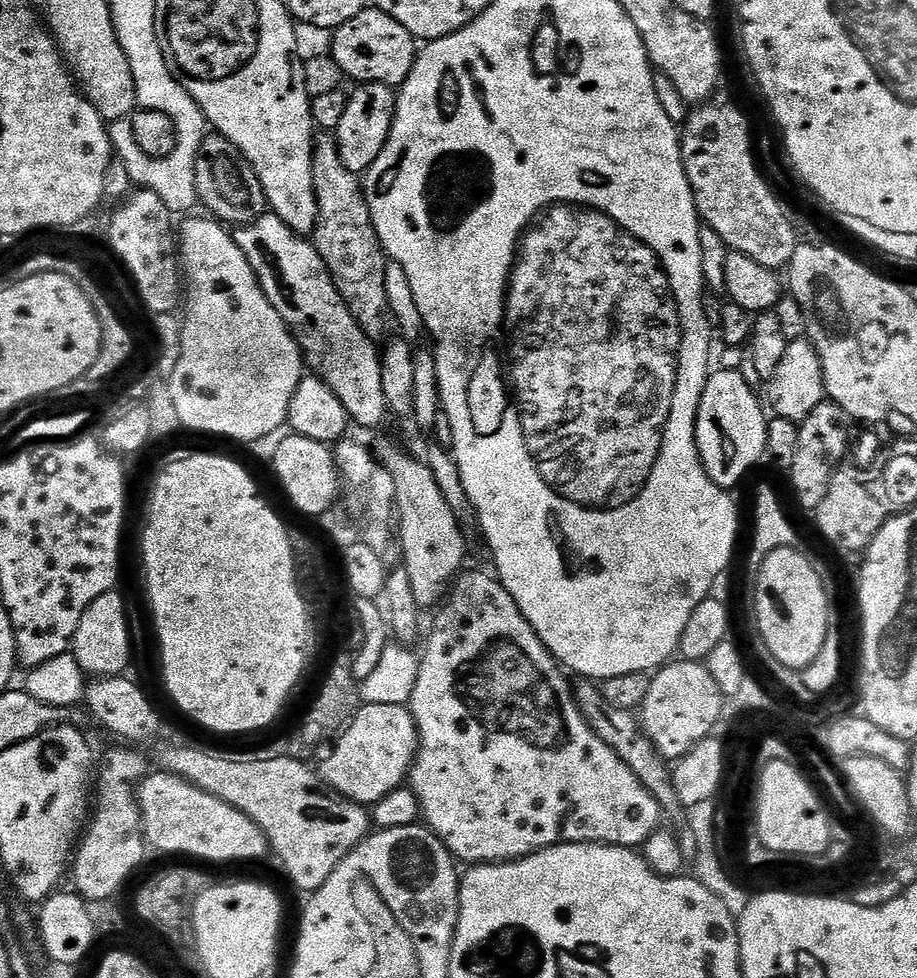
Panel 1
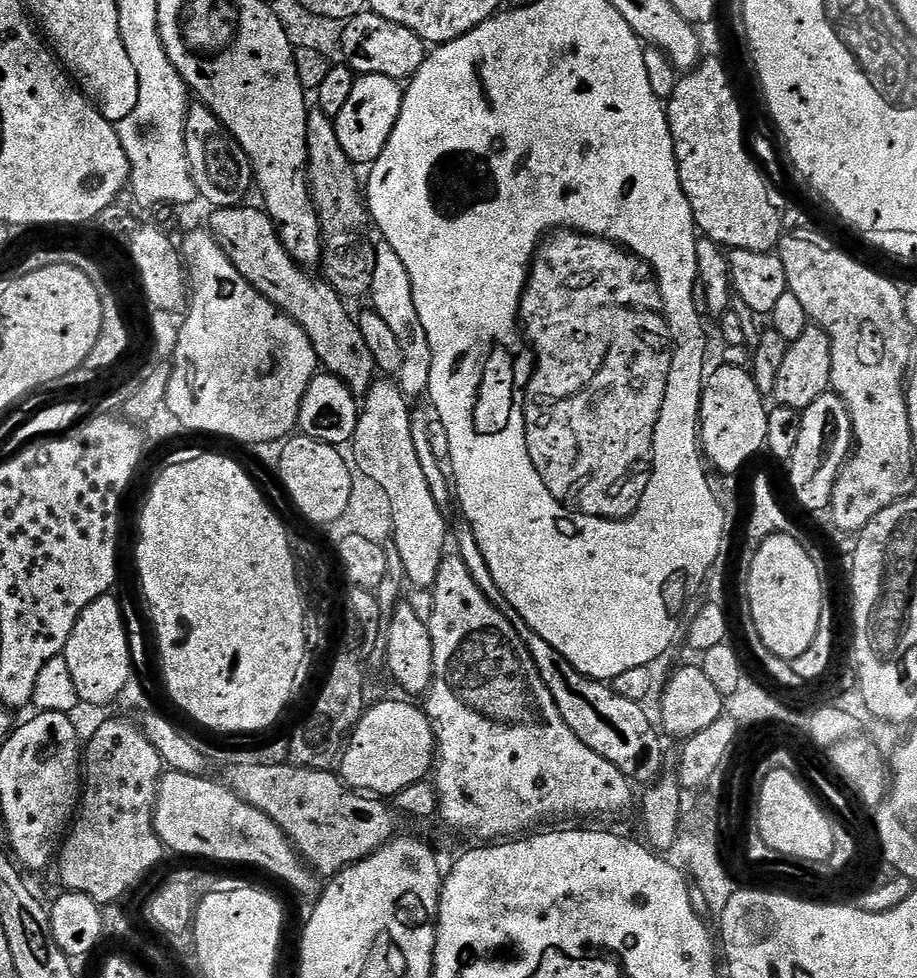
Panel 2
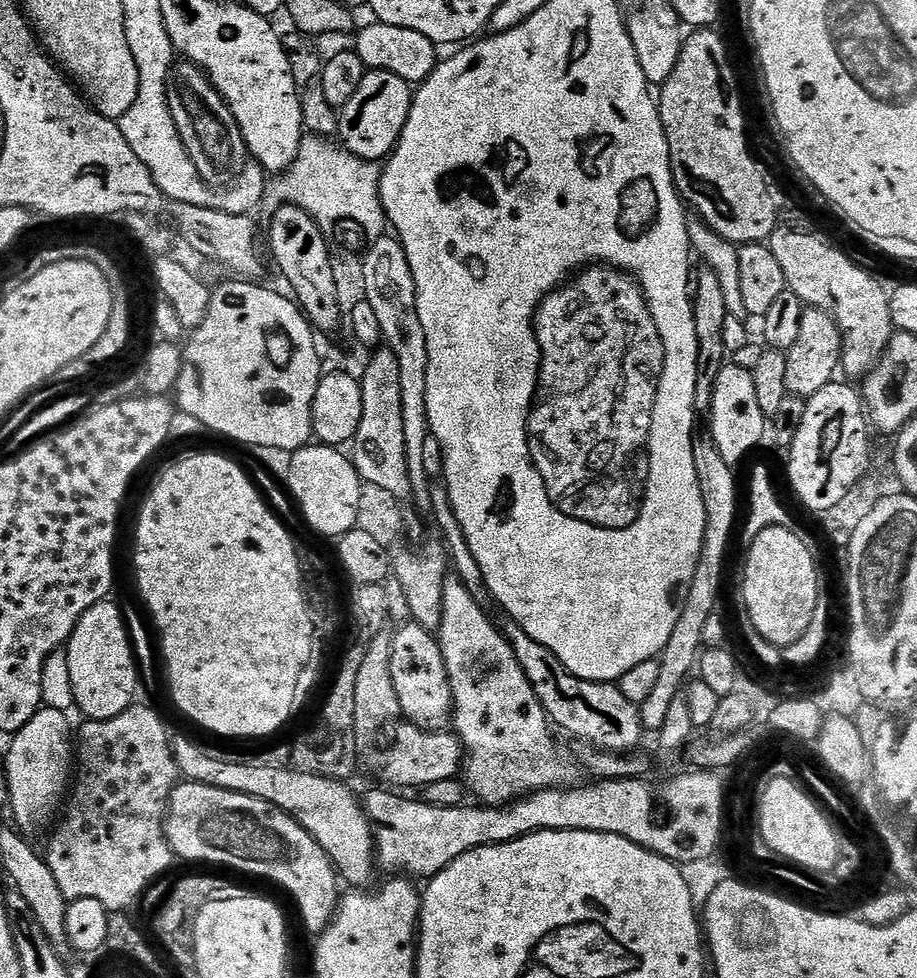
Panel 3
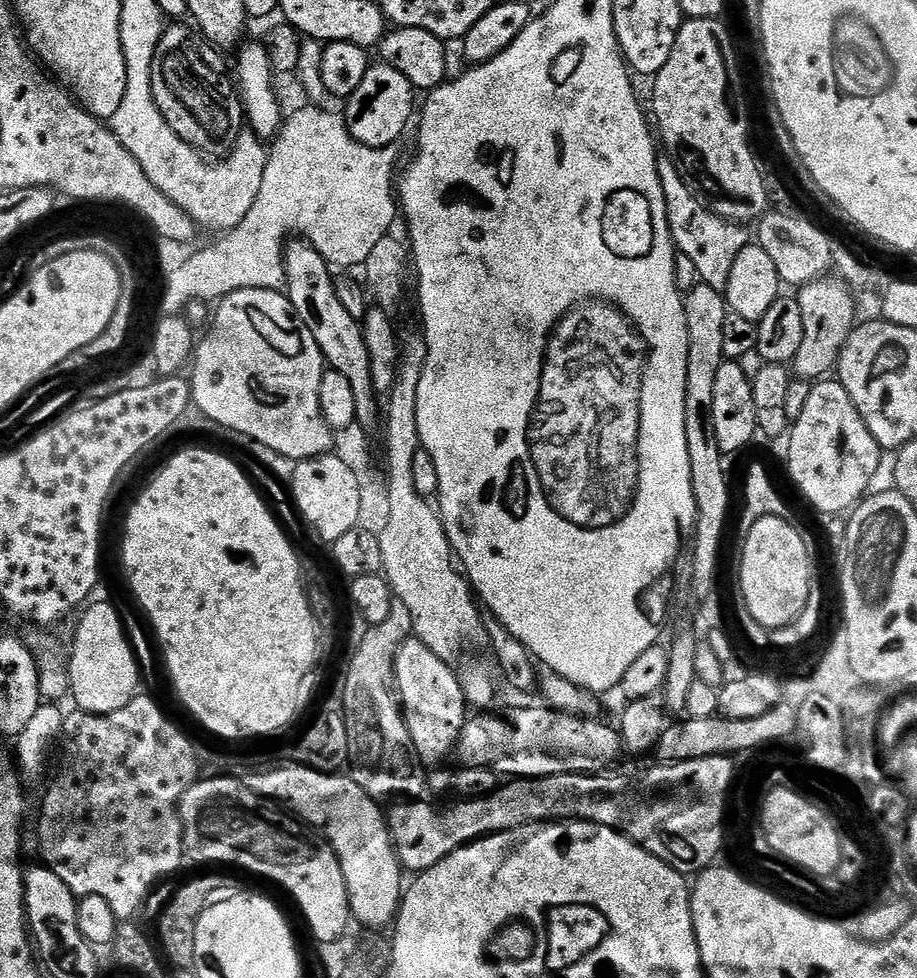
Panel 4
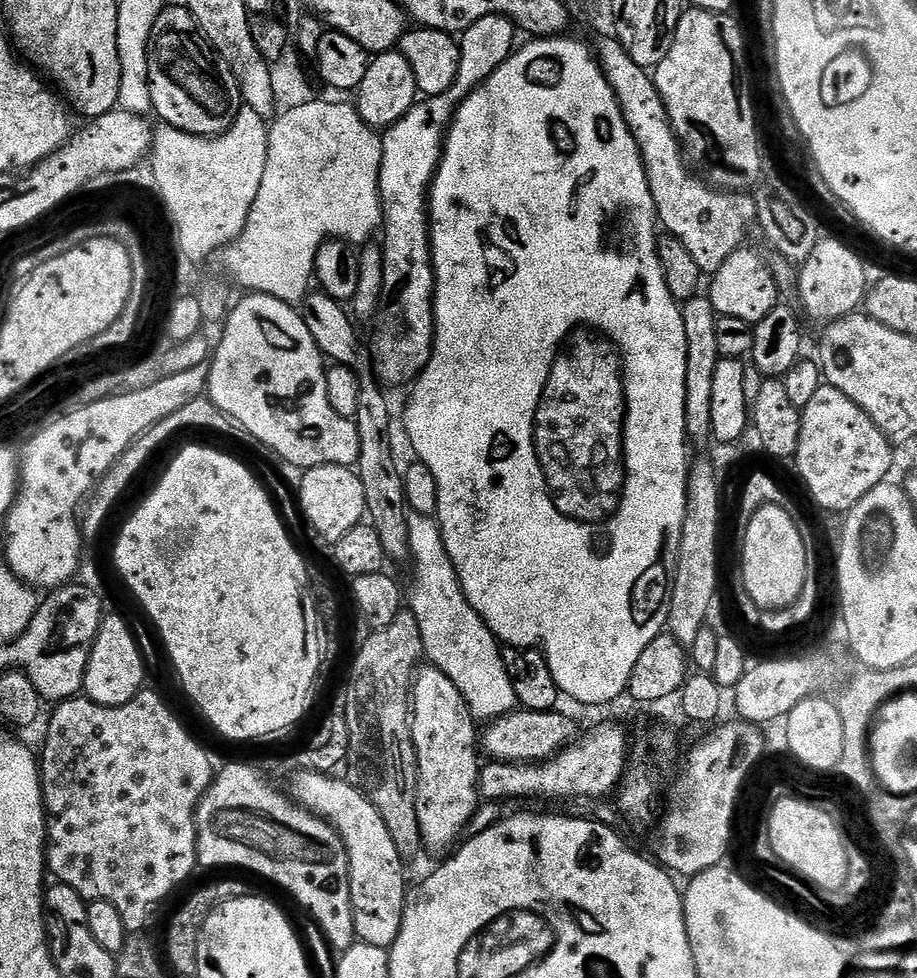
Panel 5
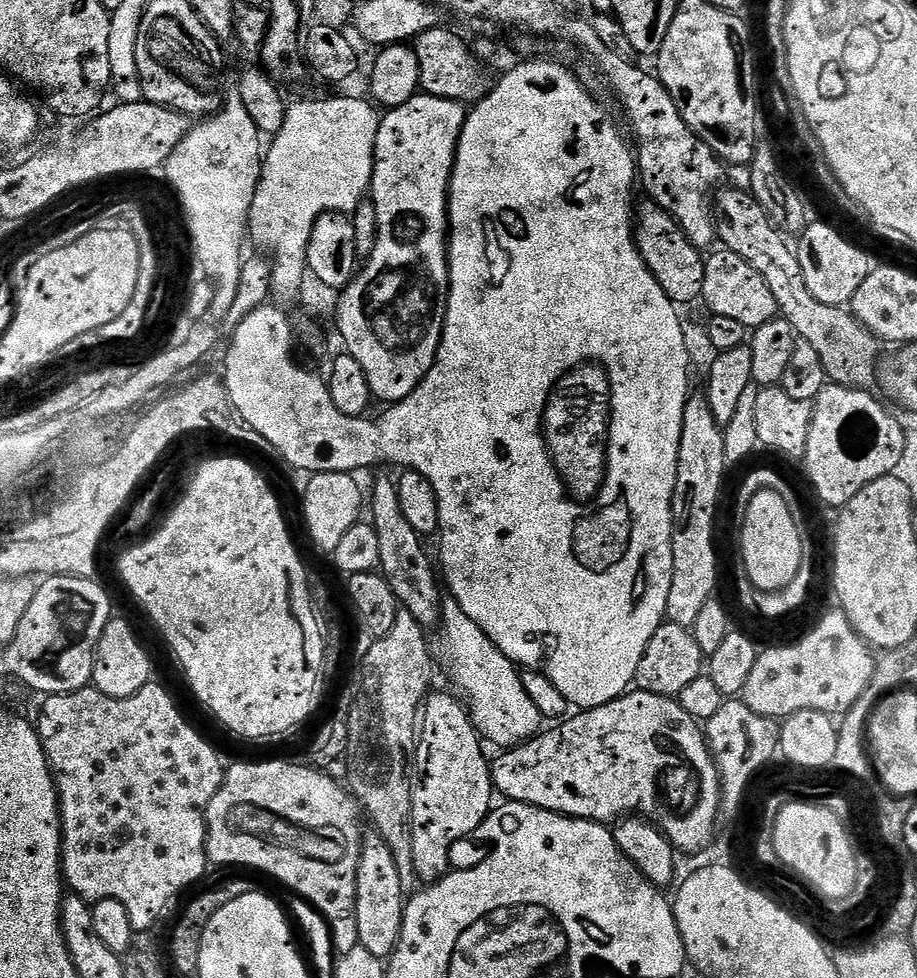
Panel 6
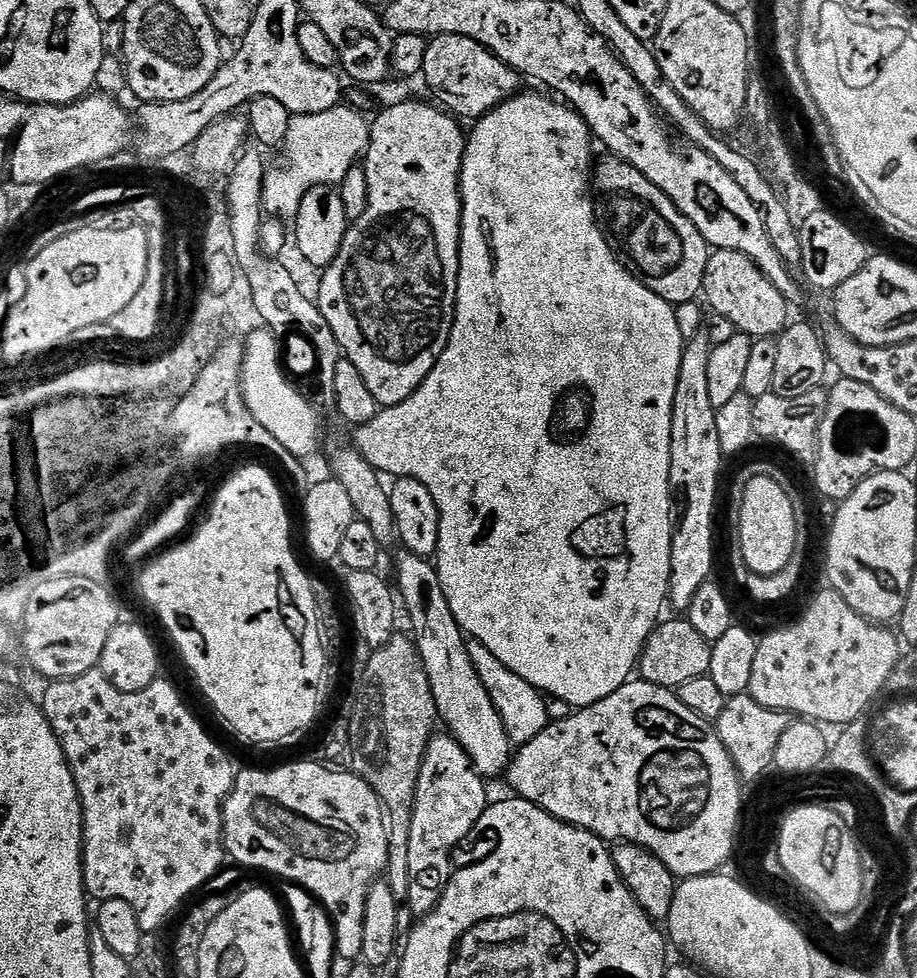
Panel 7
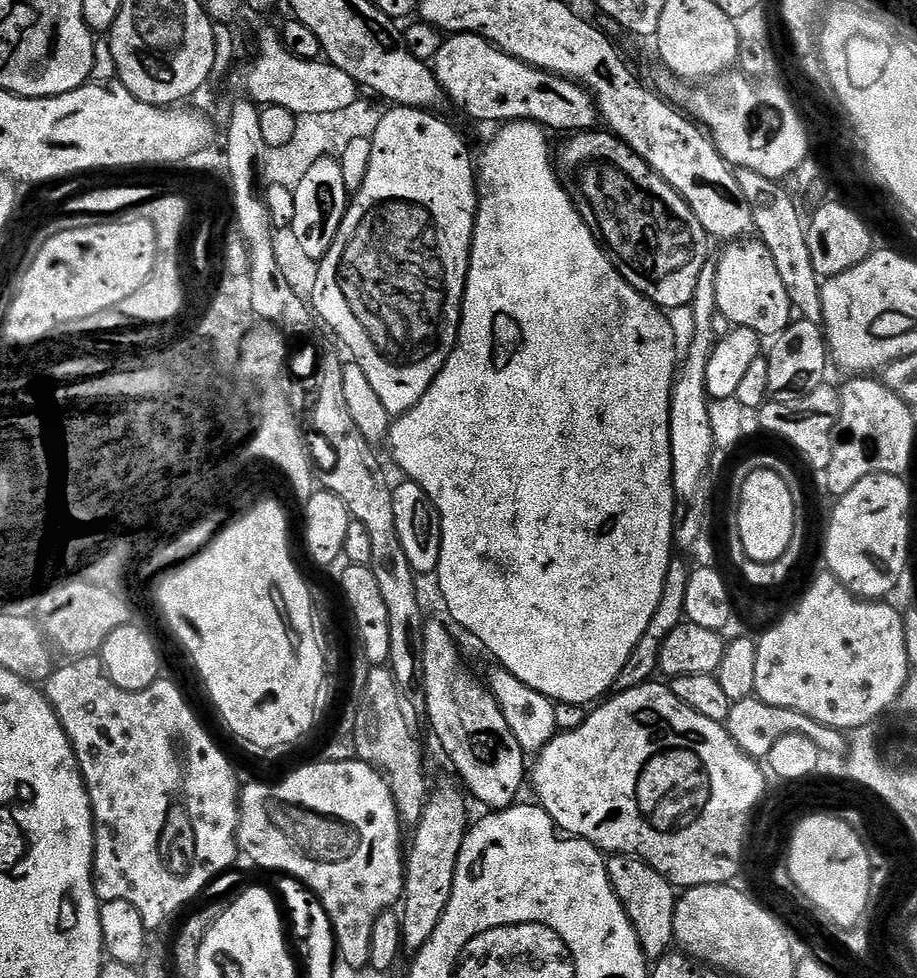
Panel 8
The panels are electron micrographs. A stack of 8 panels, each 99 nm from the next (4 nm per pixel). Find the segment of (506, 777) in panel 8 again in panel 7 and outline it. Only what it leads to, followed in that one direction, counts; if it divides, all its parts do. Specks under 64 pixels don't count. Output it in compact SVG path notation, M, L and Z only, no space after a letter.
M407 550L401 553L396 560L394 584L398 589L403 611L405 608L412 619L410 632L428 675L439 719L448 727L445 729L450 735L466 750L481 776L503 777L508 765L512 763L514 745L506 734L506 726L490 694L486 694L486 686L482 686L482 678L478 678L478 670L468 653L466 634L458 626L454 610L450 610L446 594L442 594L442 582L436 573L436 565L427 556L419 556Z

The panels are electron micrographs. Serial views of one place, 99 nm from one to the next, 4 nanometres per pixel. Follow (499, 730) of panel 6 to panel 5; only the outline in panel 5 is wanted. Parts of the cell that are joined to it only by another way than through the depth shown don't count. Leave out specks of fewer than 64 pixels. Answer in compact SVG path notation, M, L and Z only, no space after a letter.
M409 515L407 555L412 555L412 585L406 588L406 604L418 618L418 630L422 638L424 656L431 667L442 670L454 686L458 686L458 694L466 698L466 706L470 706L472 715L480 722L491 722L517 711L514 686L503 665L502 645L496 635L482 622L482 618L466 602L466 594L458 582L458 573L454 570L454 562L450 562L450 554L446 554L444 539L440 533L439 523L430 516Z

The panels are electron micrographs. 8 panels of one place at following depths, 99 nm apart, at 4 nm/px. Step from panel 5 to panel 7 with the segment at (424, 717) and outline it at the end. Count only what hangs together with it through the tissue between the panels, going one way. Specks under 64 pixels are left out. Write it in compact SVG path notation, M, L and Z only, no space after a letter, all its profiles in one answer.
M450 734L433 735L428 742L428 749L422 762L422 770L418 774L418 790L414 802L414 818L410 822L410 890L408 891L407 911L410 910L416 918L423 918L435 910L446 886L452 880L454 863L452 851L476 832L478 818L488 808L490 797L485 777L476 771L472 760L466 754L460 743Z

